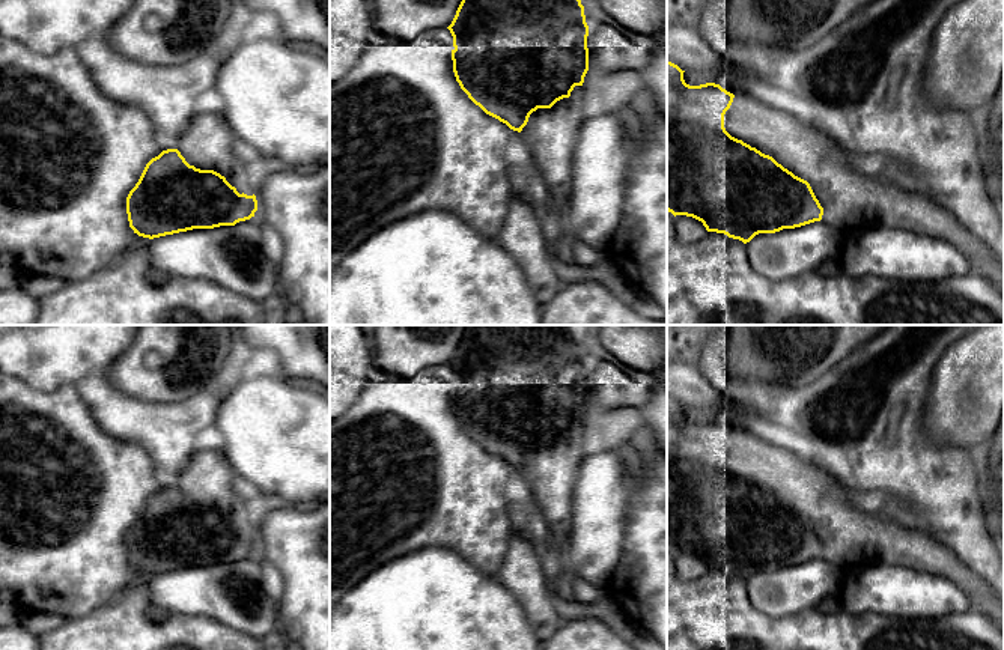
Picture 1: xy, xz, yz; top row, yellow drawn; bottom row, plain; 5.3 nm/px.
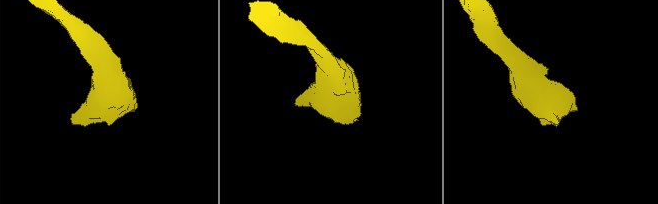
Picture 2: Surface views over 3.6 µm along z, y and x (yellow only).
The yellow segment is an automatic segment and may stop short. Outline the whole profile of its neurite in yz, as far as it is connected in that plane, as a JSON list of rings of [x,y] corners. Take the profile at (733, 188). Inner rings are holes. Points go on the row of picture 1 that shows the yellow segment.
[[[667,62],[667,211],[671,212],[674,217],[692,217],[701,221],[707,232],[724,233],[729,238],[742,241],[744,244],[750,242],[759,233],[775,233],[783,229],[795,229],[820,220],[838,229],[840,232],[870,224],[906,229],[953,244],[969,262],[977,262],[981,266],[981,269],[990,277],[990,283],[1004,296],[1004,265],[995,256],[992,256],[990,251],[975,236],[966,232],[957,223],[957,220],[947,209],[939,206],[932,197],[929,197],[927,194],[905,191],[897,184],[881,181],[878,176],[861,173],[849,164],[844,164],[841,161],[841,152],[844,149],[840,144],[837,144],[826,132],[814,126],[805,125],[799,119],[793,117],[789,111],[777,107],[769,107],[765,102],[748,95],[733,95],[715,83],[689,86],[683,80],[683,72],[685,71],[682,71],[677,65]]]

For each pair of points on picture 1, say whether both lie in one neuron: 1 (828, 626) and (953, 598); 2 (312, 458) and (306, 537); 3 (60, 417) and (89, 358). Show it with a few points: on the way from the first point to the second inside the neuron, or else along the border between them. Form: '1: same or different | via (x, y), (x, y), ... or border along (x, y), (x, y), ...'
1: different | border along (849, 613), (875, 611), (918, 619)
2: different | border along (283, 503), (313, 506)
3: different | border along (73, 385), (38, 391)

